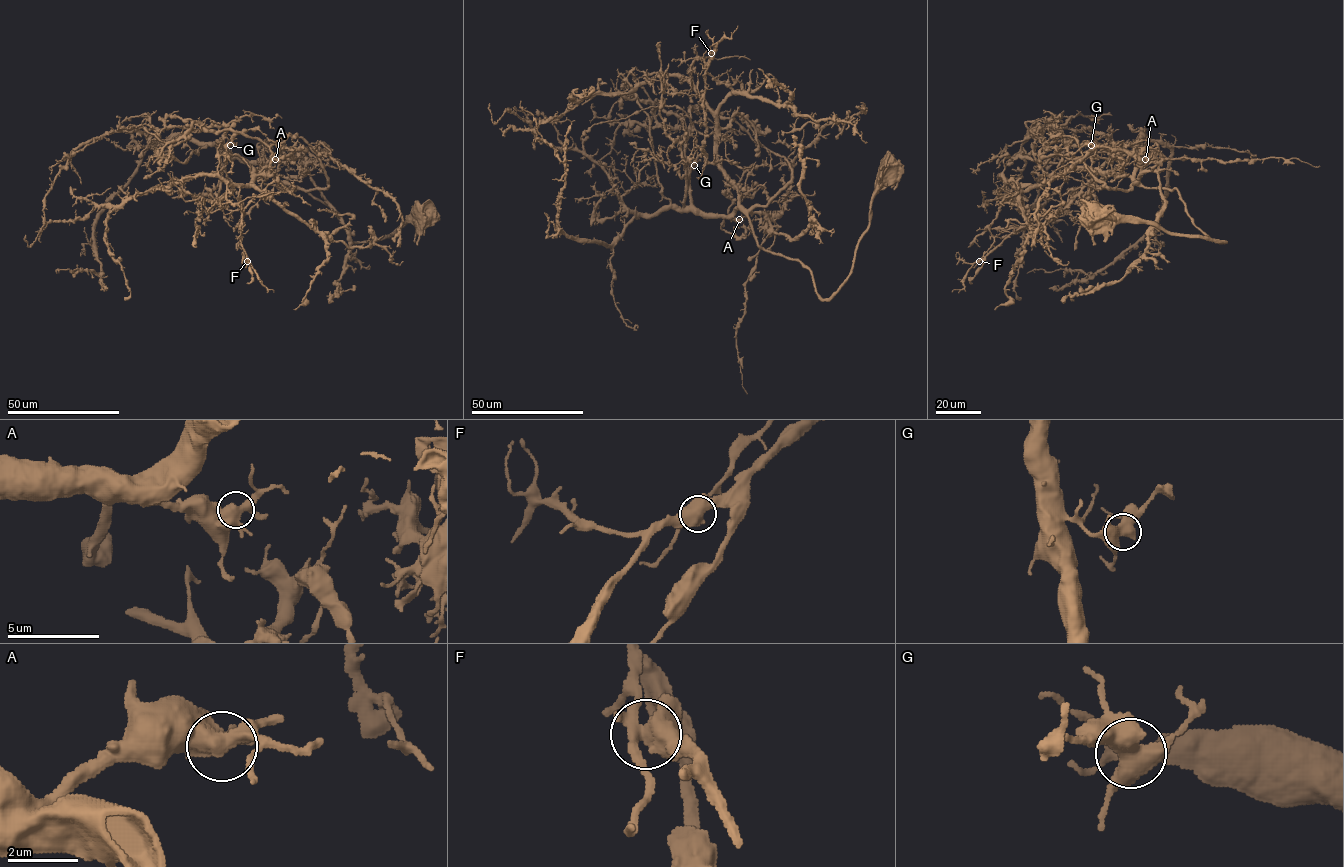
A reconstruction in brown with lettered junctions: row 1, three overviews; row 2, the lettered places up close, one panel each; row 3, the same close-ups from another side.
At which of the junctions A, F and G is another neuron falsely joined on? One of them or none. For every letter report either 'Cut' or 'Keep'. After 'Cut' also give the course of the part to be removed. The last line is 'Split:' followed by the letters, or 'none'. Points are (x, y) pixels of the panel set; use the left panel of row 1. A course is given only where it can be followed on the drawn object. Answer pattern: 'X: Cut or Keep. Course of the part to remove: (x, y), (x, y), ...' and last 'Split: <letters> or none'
A: Keep
F: Cut. Course of the part to remove: (247, 261), (240, 227), (244, 222)
G: Keep
Split: F

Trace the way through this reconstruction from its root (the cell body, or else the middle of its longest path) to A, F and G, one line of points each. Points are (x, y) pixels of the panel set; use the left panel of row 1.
A: (426, 214), (414, 216), (393, 234), (353, 242), (328, 206), (276, 178), (265, 162), (276, 159)
F: (426, 214), (393, 234), (353, 242), (328, 206), (253, 169), (253, 184), (267, 192), (242, 213), (247, 261)
G: (426, 214), (393, 234), (353, 242), (328, 206), (286, 188), (266, 165), (233, 158), (224, 147), (230, 145)

